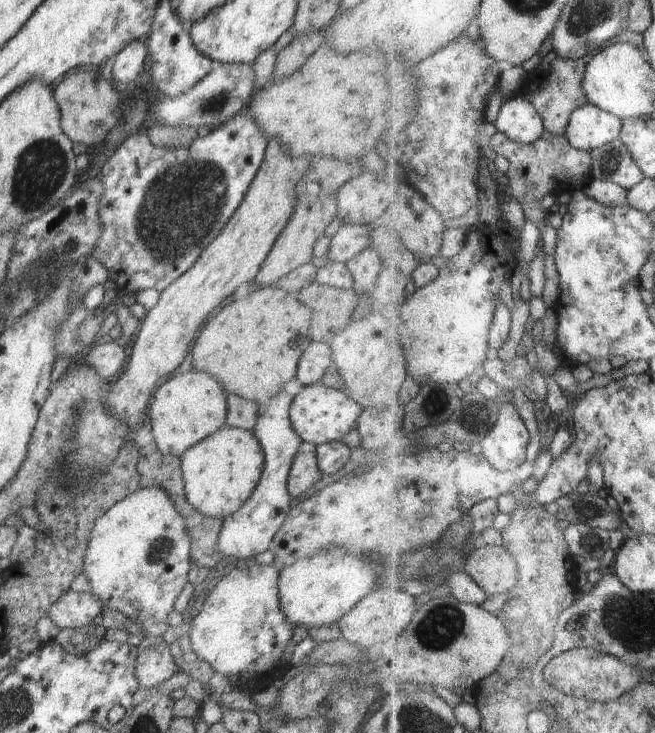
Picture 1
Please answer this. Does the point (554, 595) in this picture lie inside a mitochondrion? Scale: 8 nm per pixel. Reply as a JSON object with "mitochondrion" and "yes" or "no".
{"mitochondrion":"no"}

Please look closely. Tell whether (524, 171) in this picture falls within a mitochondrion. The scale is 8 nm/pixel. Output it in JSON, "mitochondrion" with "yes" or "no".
{"mitochondrion":"no"}

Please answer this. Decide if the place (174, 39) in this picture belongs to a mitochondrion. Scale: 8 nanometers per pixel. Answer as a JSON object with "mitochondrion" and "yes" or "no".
{"mitochondrion":"no"}

